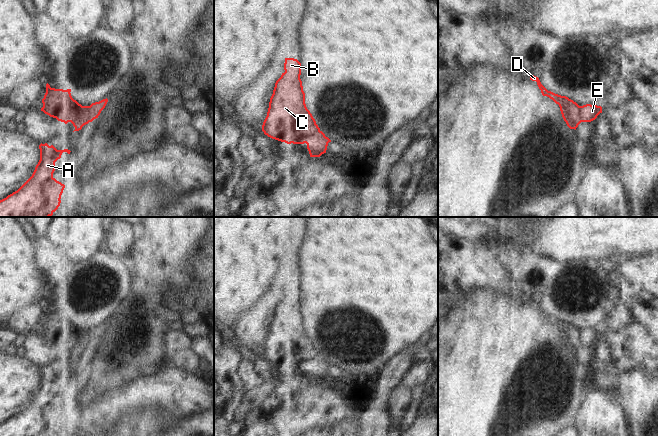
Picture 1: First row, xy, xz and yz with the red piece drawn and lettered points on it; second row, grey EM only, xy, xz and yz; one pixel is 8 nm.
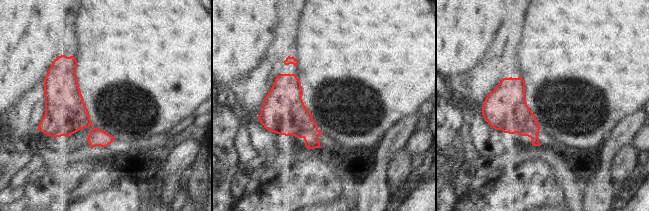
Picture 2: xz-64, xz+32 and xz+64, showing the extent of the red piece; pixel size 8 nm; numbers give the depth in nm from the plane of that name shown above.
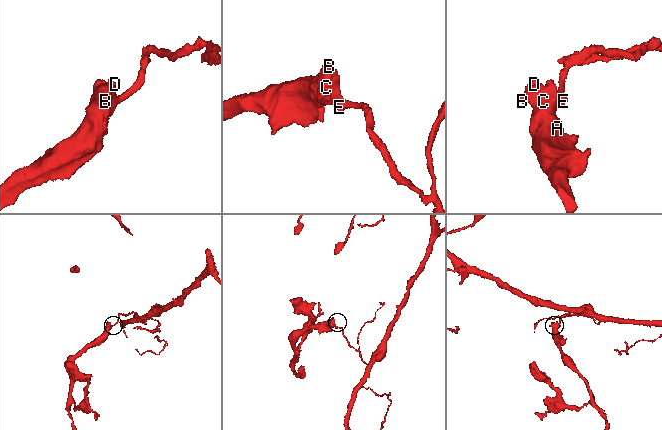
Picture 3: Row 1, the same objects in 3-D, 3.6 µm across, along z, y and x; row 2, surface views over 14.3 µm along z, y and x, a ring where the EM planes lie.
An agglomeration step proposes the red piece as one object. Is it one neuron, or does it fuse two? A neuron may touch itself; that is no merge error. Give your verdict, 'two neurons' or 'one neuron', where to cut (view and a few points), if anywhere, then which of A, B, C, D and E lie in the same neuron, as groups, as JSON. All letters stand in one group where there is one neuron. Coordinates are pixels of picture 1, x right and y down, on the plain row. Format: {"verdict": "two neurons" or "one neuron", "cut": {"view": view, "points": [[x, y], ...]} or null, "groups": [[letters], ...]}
{"verdict": "two neurons", "cut": {"view": "xz", "points": [[319, 354], [312, 358], [306, 367]]}, "groups": [["A", "B", "C", "D"], ["E"]]}

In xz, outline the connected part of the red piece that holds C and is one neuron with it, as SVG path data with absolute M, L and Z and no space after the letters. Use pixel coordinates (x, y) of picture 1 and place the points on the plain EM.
M285 282L285 296L275 307L262 349L265 359L287 368L307 367L311 359L320 355L305 328L301 293L297 283Z

